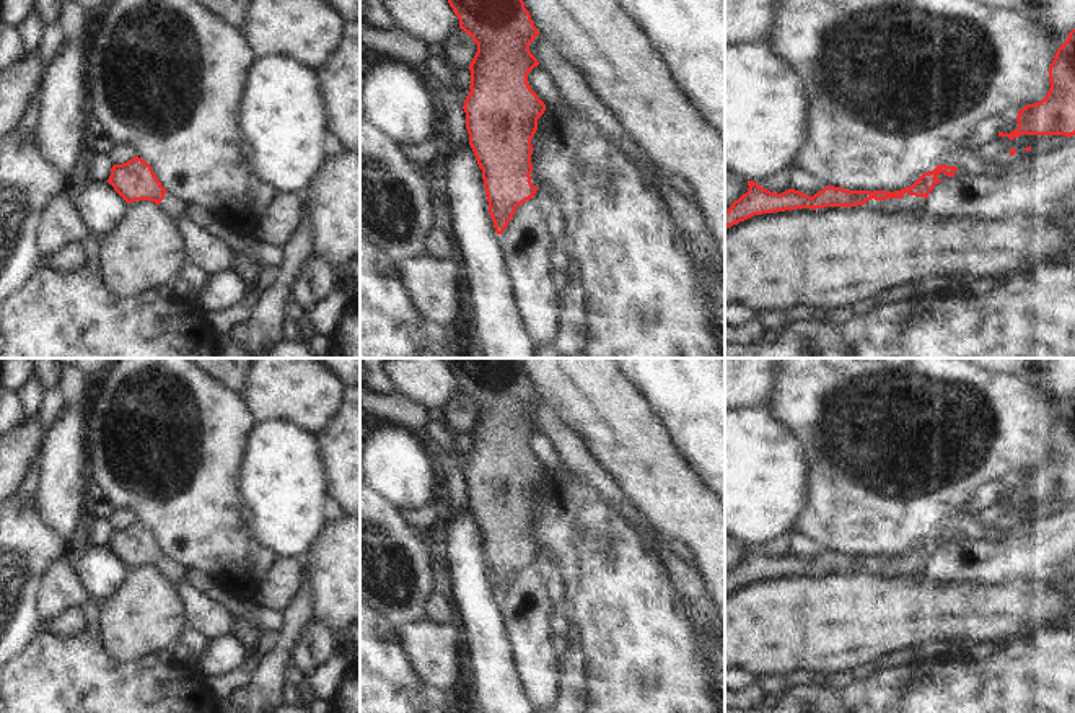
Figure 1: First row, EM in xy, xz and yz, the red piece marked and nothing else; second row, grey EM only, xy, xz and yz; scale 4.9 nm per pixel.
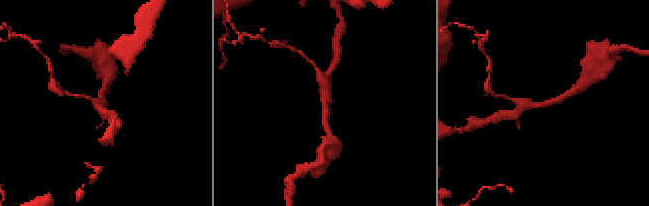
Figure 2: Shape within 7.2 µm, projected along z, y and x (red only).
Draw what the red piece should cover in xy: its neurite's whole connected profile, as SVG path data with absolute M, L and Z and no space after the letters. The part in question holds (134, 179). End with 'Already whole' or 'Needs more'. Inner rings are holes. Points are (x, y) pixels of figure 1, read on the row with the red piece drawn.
M135 156L122 164L114 164L108 182L127 202L151 200L160 205L173 220L186 217L187 202L168 192L151 166Z. Needs more

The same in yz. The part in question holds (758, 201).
M940 164L933 171L924 173L912 186L888 192L888 190L847 190L842 187L826 186L813 197L788 189L782 194L770 192L754 181L748 181L748 192L725 210L725 230L744 221L754 215L796 210L796 208L824 208L824 207L867 207L886 213L920 210L933 187L941 182L940 173L948 177L954 176L956 166Z. Needs more

